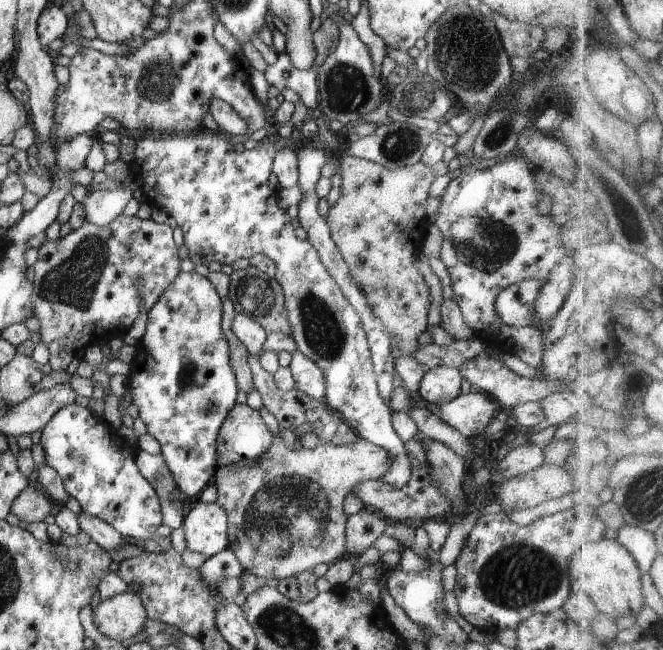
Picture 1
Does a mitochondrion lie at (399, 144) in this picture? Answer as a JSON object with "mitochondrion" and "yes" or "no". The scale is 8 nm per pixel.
{"mitochondrion":"yes"}

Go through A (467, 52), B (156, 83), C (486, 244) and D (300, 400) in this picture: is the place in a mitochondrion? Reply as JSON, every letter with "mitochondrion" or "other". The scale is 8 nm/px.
{"A":"mitochondrion","B":"mitochondrion","C":"mitochondrion","D":"other"}

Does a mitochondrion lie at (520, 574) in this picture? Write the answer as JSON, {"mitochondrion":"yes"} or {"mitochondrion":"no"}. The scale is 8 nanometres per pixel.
{"mitochondrion":"yes"}

